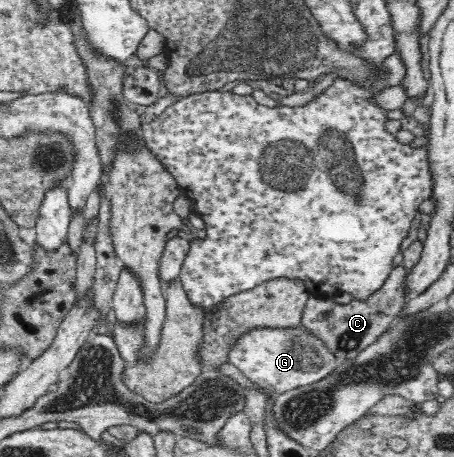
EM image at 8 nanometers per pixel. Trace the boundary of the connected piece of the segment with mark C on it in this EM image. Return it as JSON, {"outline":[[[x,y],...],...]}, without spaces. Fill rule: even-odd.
{"outline":[[[403,265],[395,267],[383,286],[373,292],[367,300],[355,298],[347,304],[340,304],[334,300],[333,296],[310,295],[306,302],[301,325],[310,332],[314,332],[315,336],[328,344],[329,350],[339,360],[355,358],[369,344],[375,342],[377,337],[389,328],[389,323],[399,314],[399,310],[407,298],[405,287],[403,287],[407,272],[408,269]]]}

